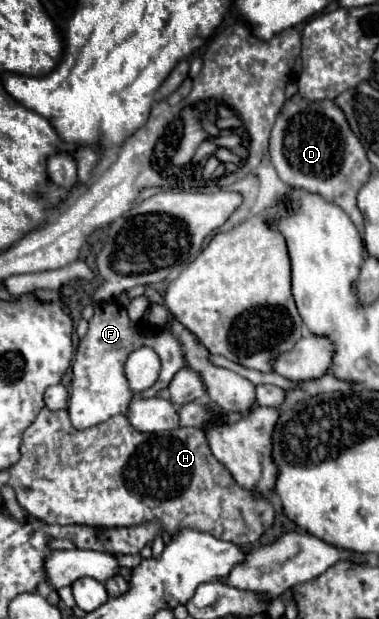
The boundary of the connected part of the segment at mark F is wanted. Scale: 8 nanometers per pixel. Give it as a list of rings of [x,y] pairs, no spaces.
[[[92,302],[92,304],[96,308],[96,312],[94,312],[94,318],[90,320],[88,334],[78,344],[76,360],[72,366],[74,378],[72,378],[72,396],[68,402],[68,414],[70,414],[72,426],[76,430],[90,428],[94,424],[108,420],[114,414],[128,412],[128,404],[134,398],[134,394],[128,388],[128,380],[124,376],[124,362],[132,350],[150,346],[156,350],[156,354],[162,360],[162,372],[160,372],[158,382],[150,390],[144,390],[140,394],[140,398],[152,398],[160,390],[168,388],[174,374],[182,366],[186,366],[182,344],[170,330],[170,326],[164,326],[160,330],[144,330],[142,324],[136,324],[128,318],[126,308],[122,304],[118,304],[118,302],[102,302],[102,304]]]

